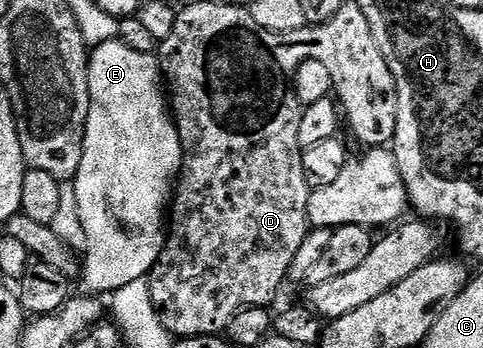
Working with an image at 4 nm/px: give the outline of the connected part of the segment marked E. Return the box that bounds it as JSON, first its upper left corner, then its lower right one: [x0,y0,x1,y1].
[74,39,184,295]

